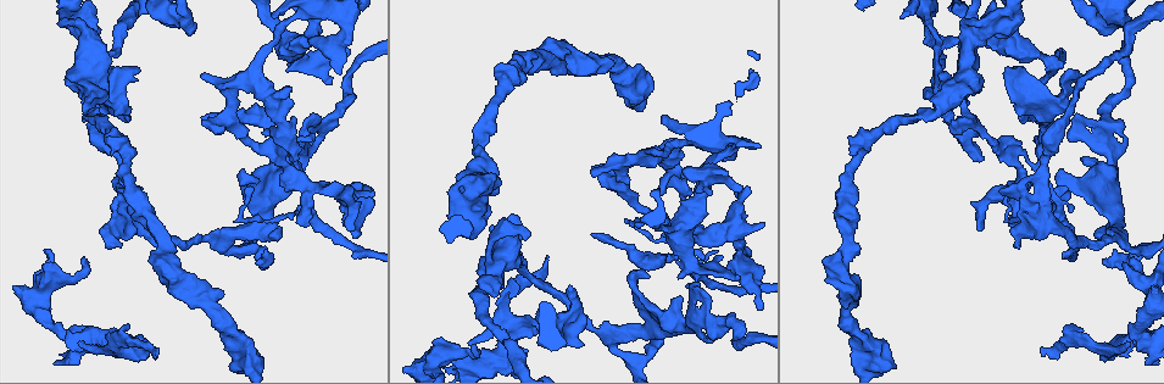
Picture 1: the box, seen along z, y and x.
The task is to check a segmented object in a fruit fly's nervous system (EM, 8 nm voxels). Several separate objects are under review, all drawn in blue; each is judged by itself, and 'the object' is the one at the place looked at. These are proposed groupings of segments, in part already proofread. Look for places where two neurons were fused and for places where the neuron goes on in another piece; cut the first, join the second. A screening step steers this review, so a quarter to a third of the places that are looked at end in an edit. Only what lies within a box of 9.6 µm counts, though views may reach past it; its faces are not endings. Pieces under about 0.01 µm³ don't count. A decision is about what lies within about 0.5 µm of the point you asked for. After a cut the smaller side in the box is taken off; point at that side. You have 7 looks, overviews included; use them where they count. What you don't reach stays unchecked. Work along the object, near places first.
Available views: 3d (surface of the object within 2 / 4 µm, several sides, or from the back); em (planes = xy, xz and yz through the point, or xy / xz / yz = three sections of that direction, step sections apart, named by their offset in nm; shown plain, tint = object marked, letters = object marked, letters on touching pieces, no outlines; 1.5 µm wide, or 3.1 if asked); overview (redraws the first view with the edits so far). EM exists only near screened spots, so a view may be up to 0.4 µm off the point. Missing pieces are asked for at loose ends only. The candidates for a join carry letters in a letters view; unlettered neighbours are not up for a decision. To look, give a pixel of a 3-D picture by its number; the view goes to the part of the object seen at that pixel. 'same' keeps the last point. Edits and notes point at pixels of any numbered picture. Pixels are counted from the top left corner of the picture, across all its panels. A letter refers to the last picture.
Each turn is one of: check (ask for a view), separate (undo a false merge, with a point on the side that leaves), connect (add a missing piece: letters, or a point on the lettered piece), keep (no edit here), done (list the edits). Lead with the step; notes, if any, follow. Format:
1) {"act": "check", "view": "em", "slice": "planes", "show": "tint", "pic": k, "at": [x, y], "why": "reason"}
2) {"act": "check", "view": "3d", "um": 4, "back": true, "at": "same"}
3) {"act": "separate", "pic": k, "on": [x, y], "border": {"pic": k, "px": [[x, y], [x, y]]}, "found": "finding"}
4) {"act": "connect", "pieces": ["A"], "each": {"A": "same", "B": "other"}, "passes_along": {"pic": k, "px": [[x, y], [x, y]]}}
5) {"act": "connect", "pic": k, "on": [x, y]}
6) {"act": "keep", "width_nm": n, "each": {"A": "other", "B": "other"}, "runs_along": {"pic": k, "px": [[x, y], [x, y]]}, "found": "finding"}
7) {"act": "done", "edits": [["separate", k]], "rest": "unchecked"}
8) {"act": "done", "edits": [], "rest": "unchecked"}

{"act": "check", "view": "em", "slice": "xz", "step": 8, "show": "letters", "pic": 1, "at": [1042, 347], "why": "branch stops here"}

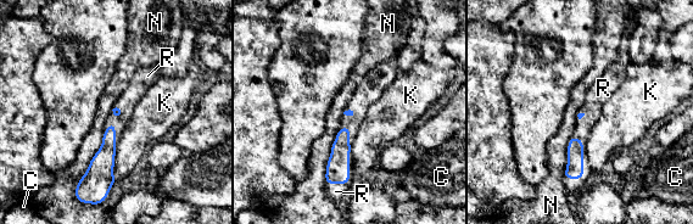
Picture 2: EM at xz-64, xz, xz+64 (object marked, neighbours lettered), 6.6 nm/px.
{"act": "connect", "pieces": ["R"], "each": {"C": "other", "K": "other", "N": "other", "R": "same"}, "passes_along": {"pic": 2, "px": [[574, 169], [582, 156], [582, 127]]}, "found": "it goes on there"}

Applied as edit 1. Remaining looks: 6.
{"act": "check", "view": "overview"}

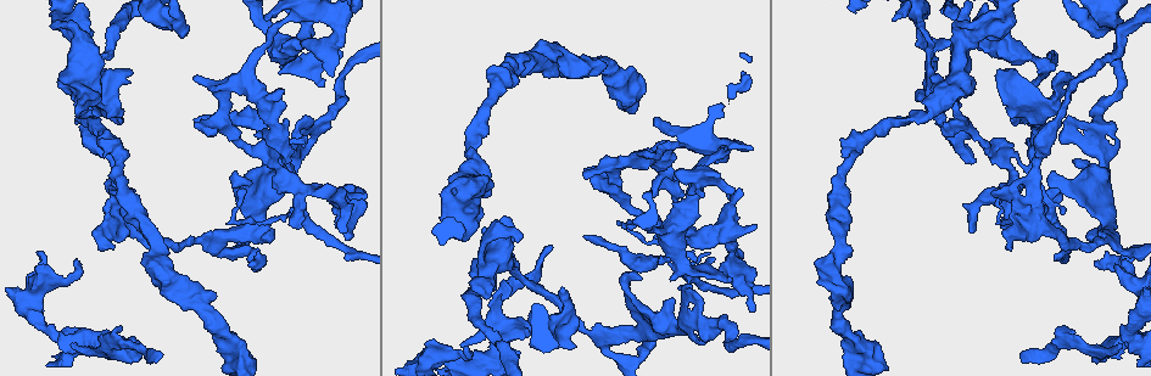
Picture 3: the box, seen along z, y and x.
{"act": "check", "view": "em", "slice": "yz", "step": 4, "show": "letters", "pic": 3, "at": [520, 353], "why": "stops while still wide"}

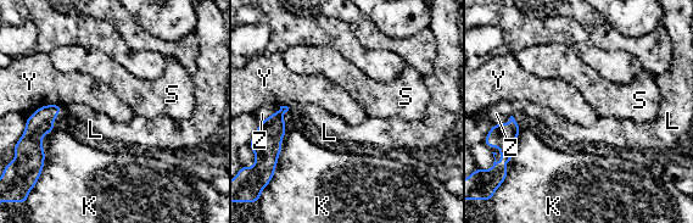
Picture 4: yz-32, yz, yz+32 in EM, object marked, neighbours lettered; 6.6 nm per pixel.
{"act": "keep", "each": {"K": "other", "L": "other", "S": "other", "Y": "other", "Z": "other"}, "border": {"pic": 4, "px": [[62, 105], [44, 105], [35, 110]]}, "found": "none of them fits"}

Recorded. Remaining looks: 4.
{"act": "check", "view": "3d", "um": 2, "back": true, "pic": 3, "at": [465, 355], "why": "abrupt turn"}

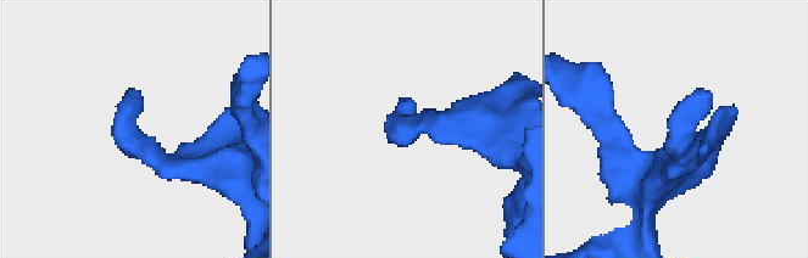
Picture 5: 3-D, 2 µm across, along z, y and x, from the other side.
{"act": "check", "view": "em", "slice": "planes", "show": "letters", "pic": 5, "at": [412, 128]}

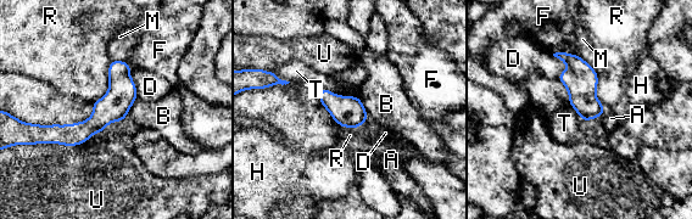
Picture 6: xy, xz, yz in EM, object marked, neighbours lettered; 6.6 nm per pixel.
{"act": "keep", "each": {"A": "other", "B": "other", "D": "other", "F": "other", "H": "other", "M": "other", "R": "other", "T": "other", "U": "other"}, "border": {"pic": 6, "px": [[323, 86], [338, 94], [357, 96]]}, "found": "one neuron here"}

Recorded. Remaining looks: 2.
{"act": "done", "edits": [["connect", 2]], "rest": "unchecked"}

